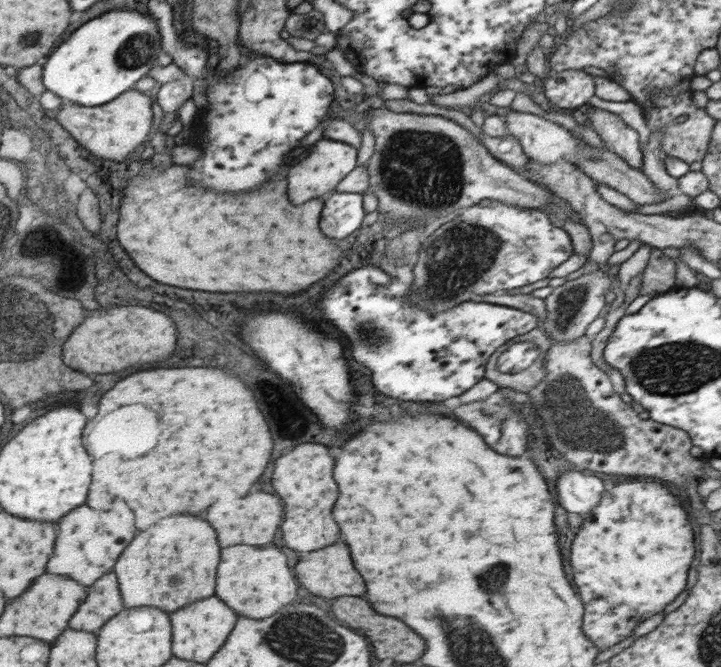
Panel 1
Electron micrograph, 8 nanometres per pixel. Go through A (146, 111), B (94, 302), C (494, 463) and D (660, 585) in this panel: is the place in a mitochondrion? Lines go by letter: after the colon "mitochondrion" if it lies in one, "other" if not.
A: other
B: other
C: other
D: other

